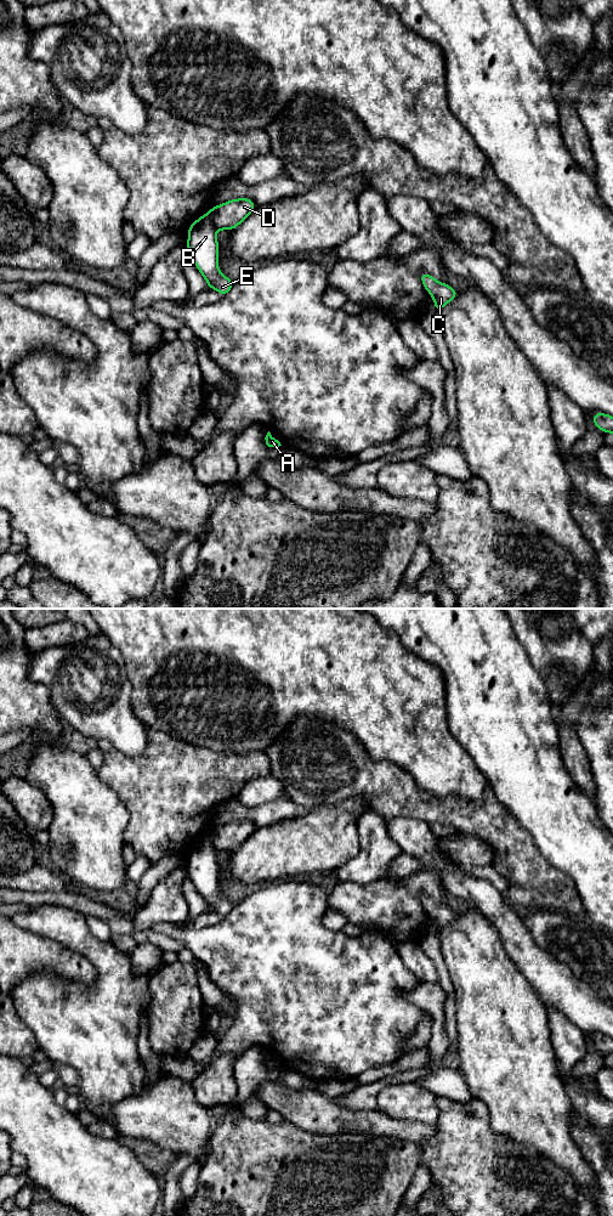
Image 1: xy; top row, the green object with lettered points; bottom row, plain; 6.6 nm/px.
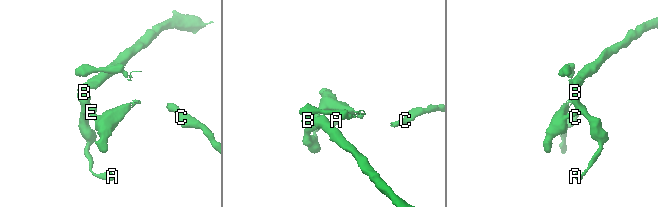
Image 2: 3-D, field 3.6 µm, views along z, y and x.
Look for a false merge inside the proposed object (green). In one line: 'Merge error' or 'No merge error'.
Merge error

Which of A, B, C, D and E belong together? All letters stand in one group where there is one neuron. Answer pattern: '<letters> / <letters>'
A B C E / D

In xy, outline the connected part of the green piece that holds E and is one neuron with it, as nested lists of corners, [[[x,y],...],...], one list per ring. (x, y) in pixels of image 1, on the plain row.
[[[210,835],[203,837],[189,848],[187,871],[209,910],[217,912],[222,918],[226,917],[234,905],[218,892],[220,867]]]

